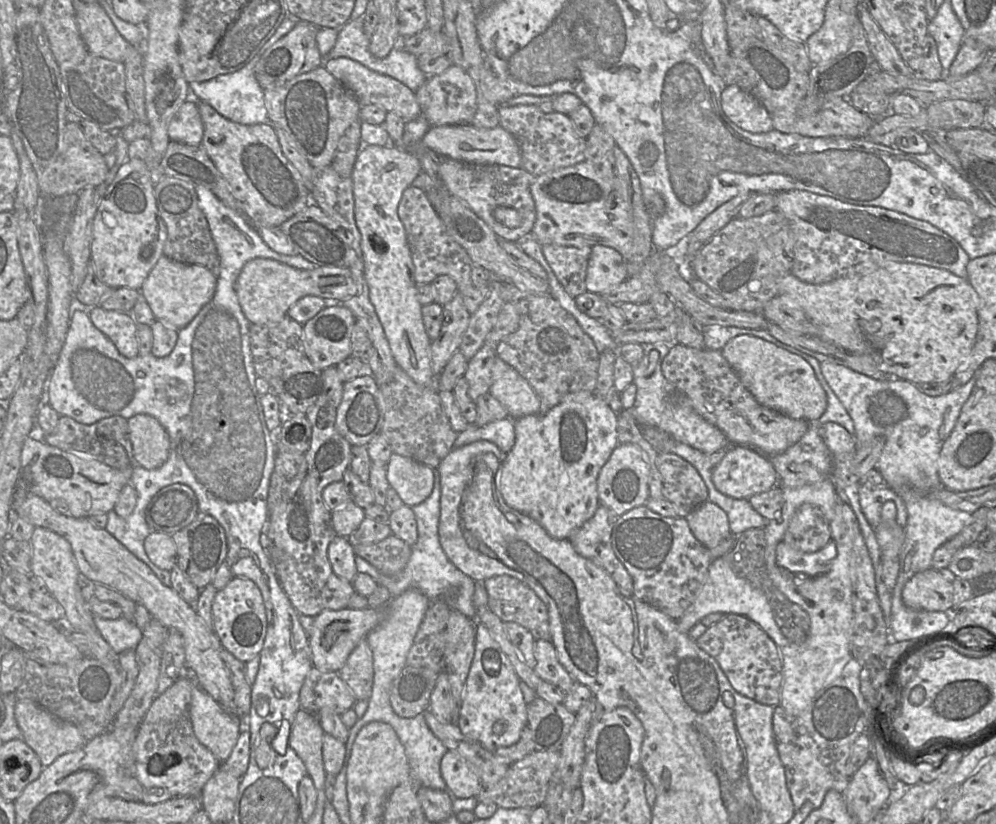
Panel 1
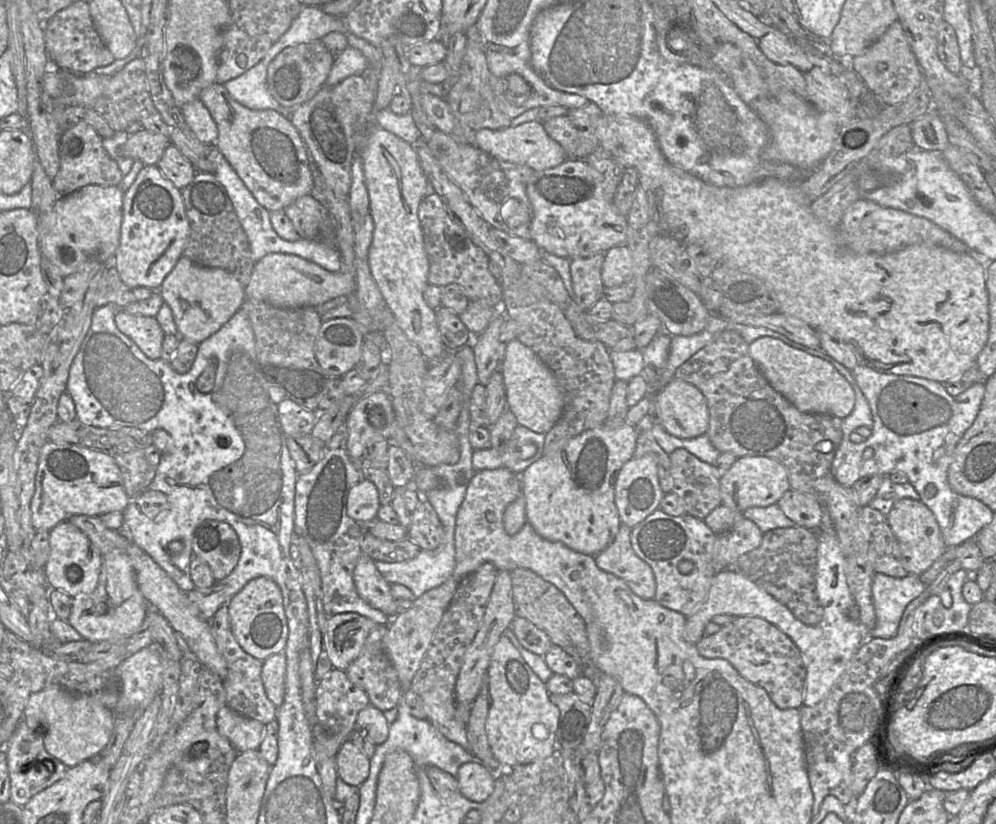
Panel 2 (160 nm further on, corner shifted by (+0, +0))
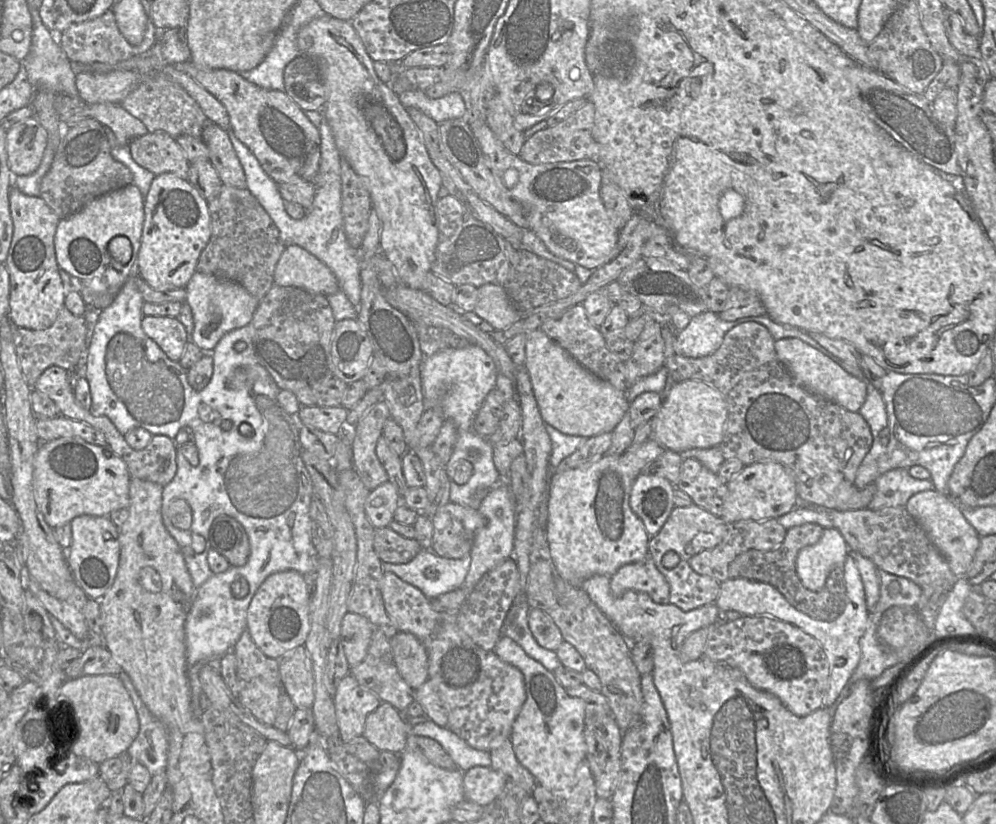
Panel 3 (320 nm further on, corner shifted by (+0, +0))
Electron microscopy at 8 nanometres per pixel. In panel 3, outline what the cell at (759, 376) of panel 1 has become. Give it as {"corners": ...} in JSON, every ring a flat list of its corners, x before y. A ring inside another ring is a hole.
{"corners":[[783,338,775,341,778,360,790,374,793,382,808,392,835,403,851,412,858,412,867,396,866,384,854,377,831,358,797,338]]}

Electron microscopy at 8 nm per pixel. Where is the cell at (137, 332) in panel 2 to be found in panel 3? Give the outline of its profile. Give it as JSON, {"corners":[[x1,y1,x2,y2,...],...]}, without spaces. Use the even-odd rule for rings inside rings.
{"corners":[[144,316,141,327,169,359,179,361,190,338,176,317]]}

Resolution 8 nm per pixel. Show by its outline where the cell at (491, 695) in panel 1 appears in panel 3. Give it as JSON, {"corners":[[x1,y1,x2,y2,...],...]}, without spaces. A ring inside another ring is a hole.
{"corners":[[502,636,493,651,502,661,518,668,524,678,526,700,513,723,509,738,518,761,538,783,549,790,561,792,560,794,565,798,581,792,585,785,593,785,593,776,586,760,585,702,580,698,570,697,555,678,554,672,527,655,523,648,508,636]]}

